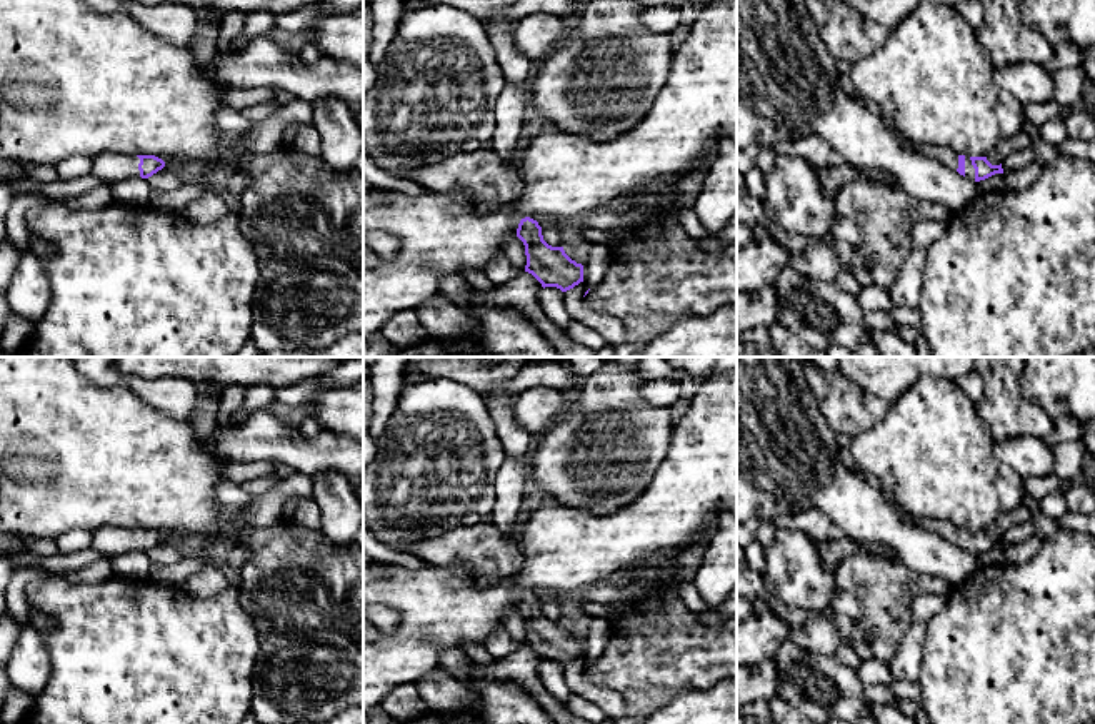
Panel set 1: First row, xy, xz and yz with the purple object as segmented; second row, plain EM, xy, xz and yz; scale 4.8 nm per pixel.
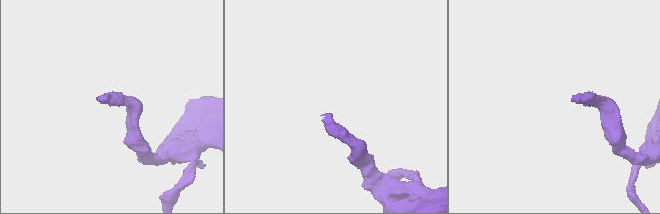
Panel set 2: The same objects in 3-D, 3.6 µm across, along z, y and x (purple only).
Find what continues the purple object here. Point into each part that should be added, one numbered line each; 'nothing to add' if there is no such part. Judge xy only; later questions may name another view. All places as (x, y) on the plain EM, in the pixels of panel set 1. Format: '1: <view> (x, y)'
1: xy (109, 541)

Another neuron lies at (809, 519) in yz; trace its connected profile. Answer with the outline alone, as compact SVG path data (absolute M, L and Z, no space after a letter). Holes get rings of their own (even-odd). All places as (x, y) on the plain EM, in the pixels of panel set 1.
M813 505L790 507L772 522L777 529L802 530L817 544L850 539L842 527Z

